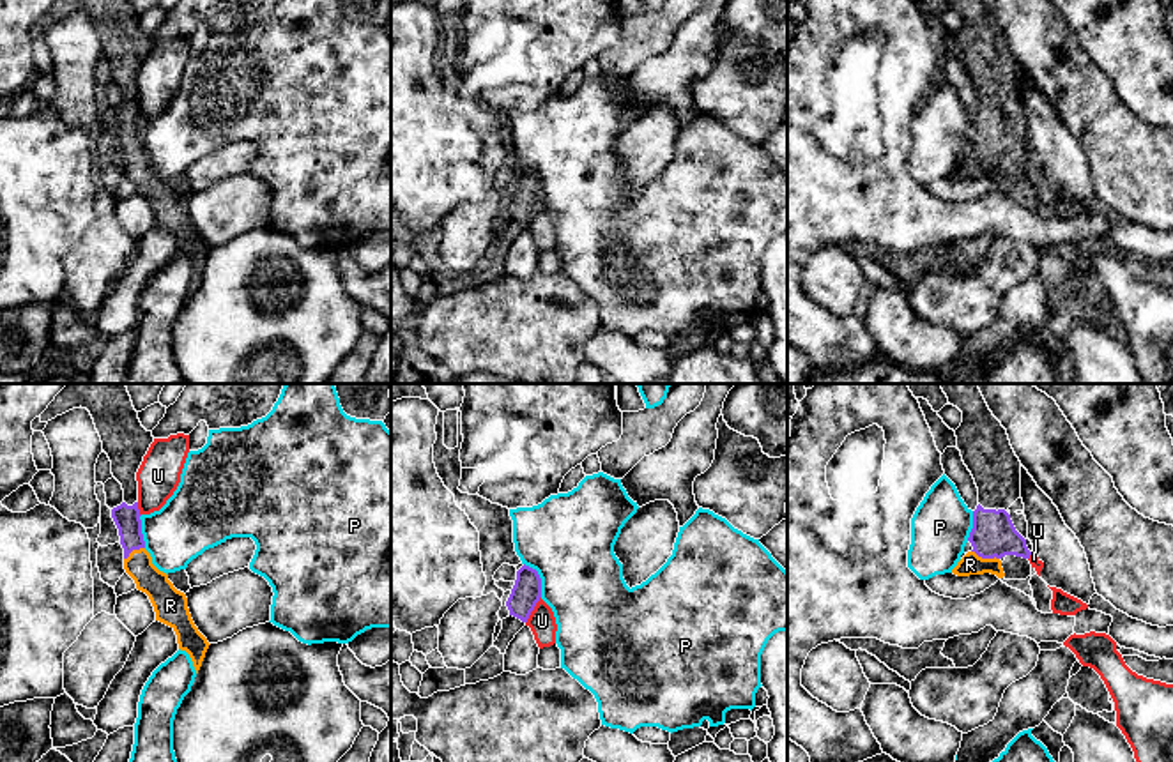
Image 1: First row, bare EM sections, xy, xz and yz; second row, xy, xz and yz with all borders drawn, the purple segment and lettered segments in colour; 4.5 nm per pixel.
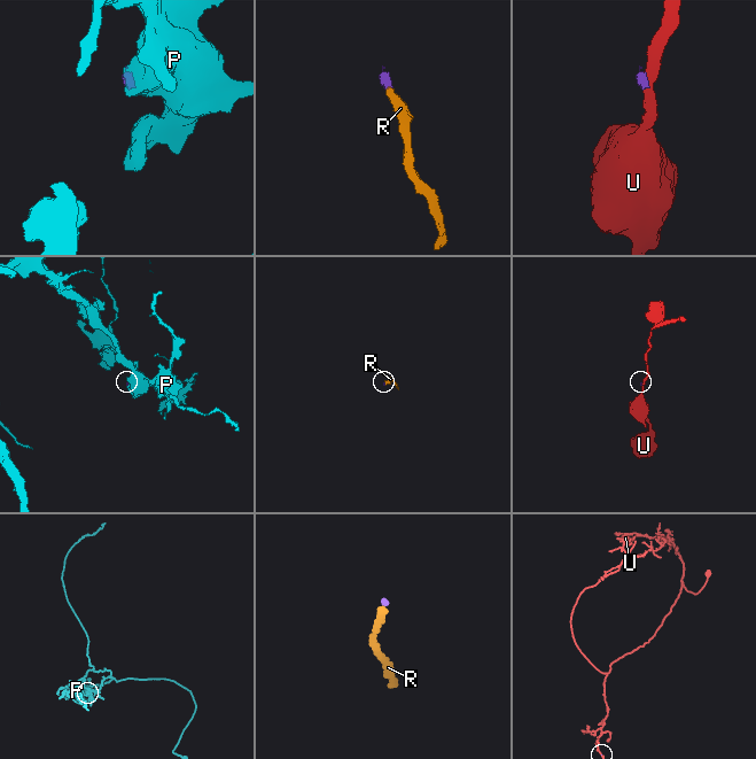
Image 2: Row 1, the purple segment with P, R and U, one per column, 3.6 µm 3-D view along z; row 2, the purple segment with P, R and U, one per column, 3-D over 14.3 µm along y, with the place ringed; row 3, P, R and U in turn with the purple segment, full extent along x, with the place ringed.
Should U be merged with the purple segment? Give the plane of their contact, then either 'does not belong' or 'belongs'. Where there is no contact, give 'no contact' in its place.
xz | does not belong

